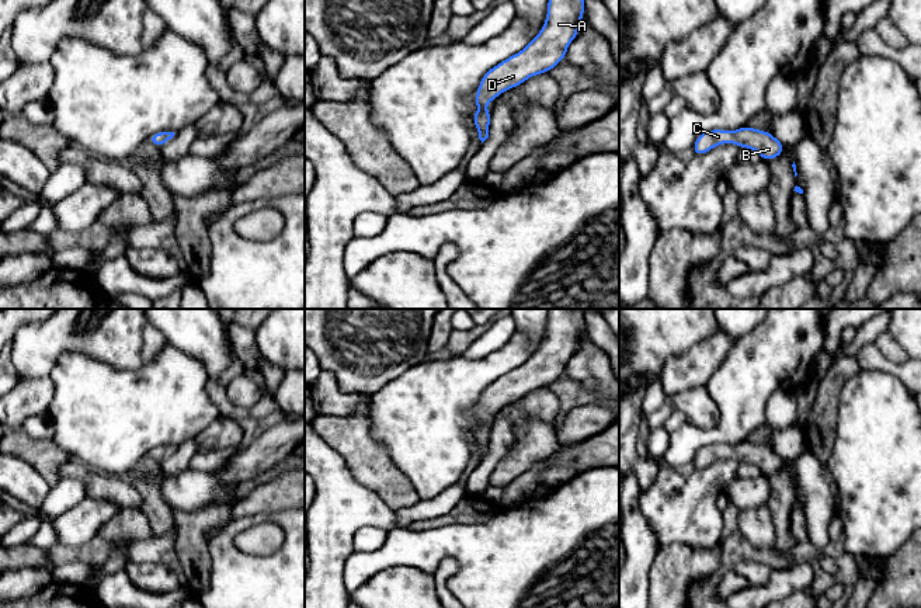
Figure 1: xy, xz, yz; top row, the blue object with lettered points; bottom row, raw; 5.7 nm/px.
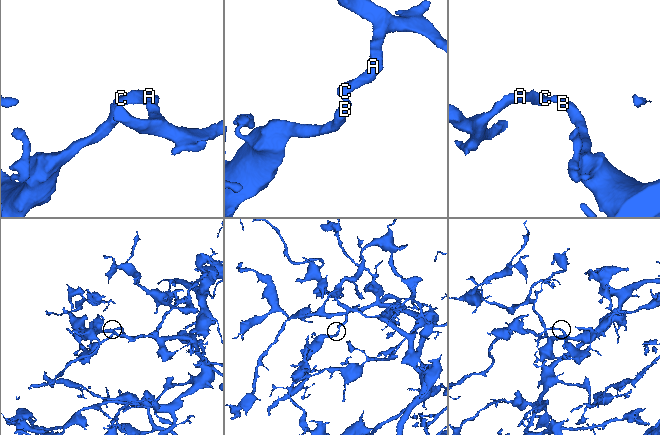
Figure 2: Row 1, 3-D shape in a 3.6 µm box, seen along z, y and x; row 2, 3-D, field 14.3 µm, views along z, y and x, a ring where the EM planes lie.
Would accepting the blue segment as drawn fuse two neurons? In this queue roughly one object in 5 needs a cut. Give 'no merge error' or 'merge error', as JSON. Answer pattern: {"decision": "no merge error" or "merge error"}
{"decision": "no merge error"}

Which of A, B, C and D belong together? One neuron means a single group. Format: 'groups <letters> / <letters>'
groups A B C D

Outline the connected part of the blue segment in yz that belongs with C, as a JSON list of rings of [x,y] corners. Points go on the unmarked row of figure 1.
[[[750,441],[737,445],[713,444],[702,447],[692,462],[695,469],[705,469],[722,458],[736,458],[738,462],[753,463],[762,475],[772,475],[783,468],[783,459],[775,451]]]

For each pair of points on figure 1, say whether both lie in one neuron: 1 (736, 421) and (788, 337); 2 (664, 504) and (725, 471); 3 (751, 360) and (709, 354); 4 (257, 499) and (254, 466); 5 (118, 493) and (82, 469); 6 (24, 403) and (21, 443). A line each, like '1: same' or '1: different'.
1: same
2: same
3: different
4: different
5: same
6: different

